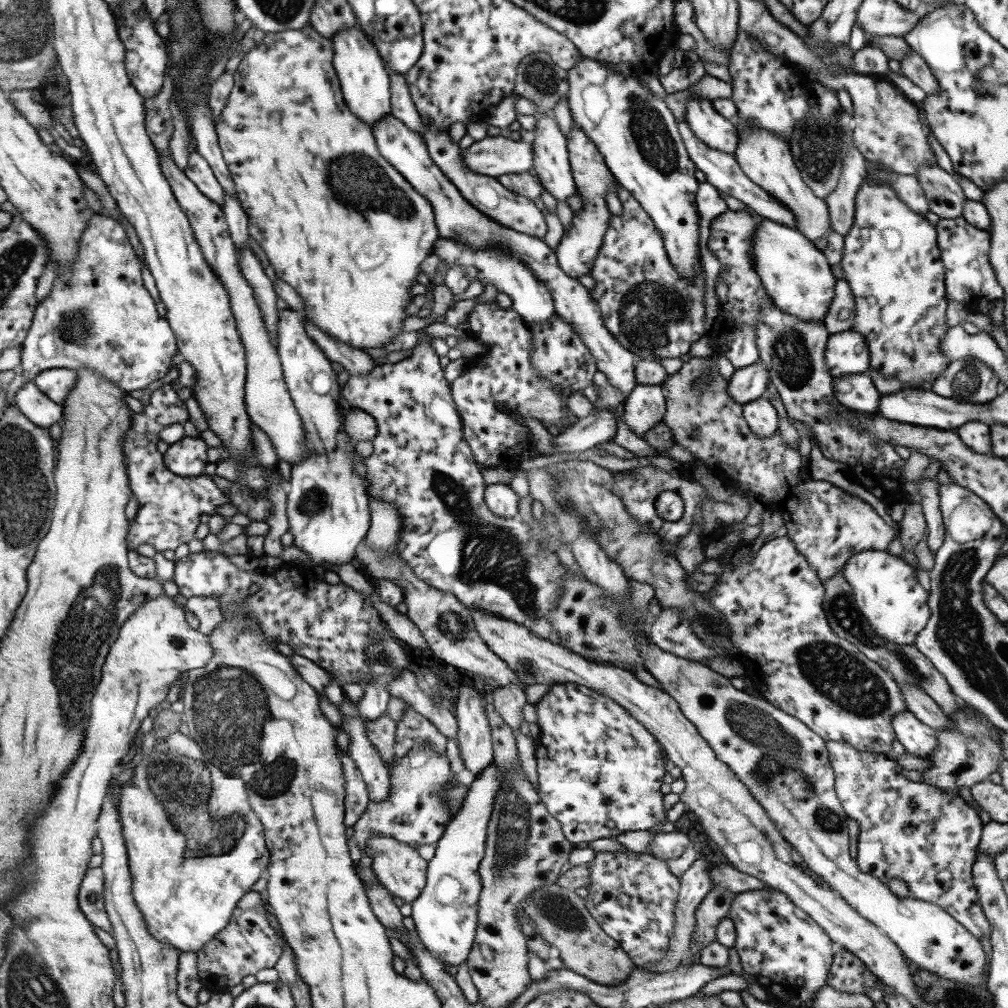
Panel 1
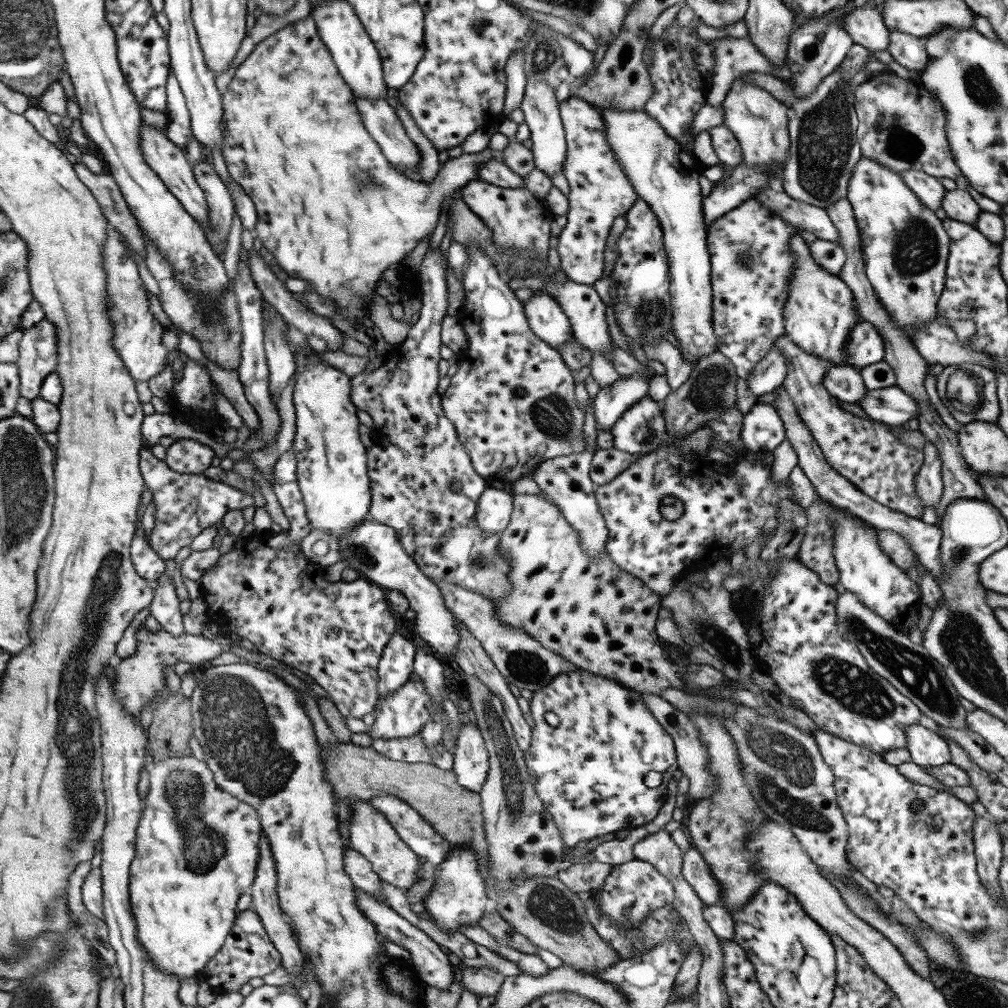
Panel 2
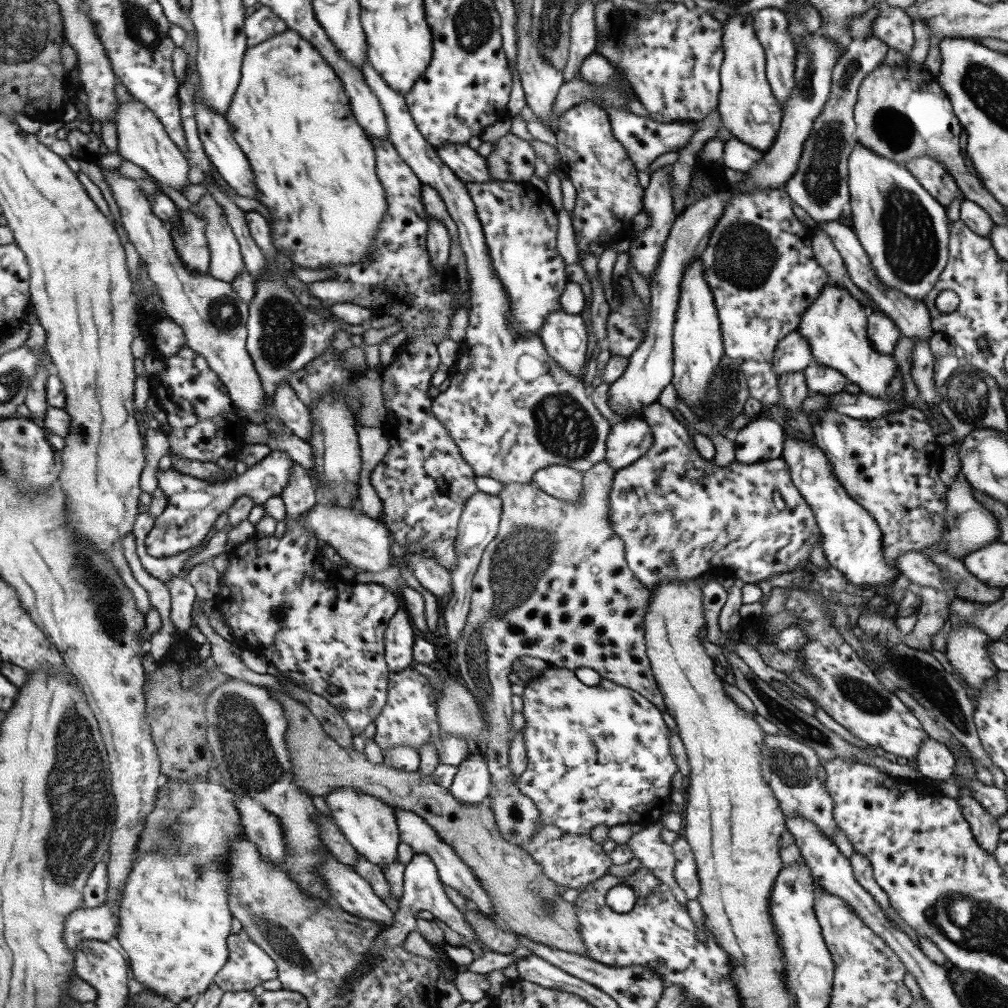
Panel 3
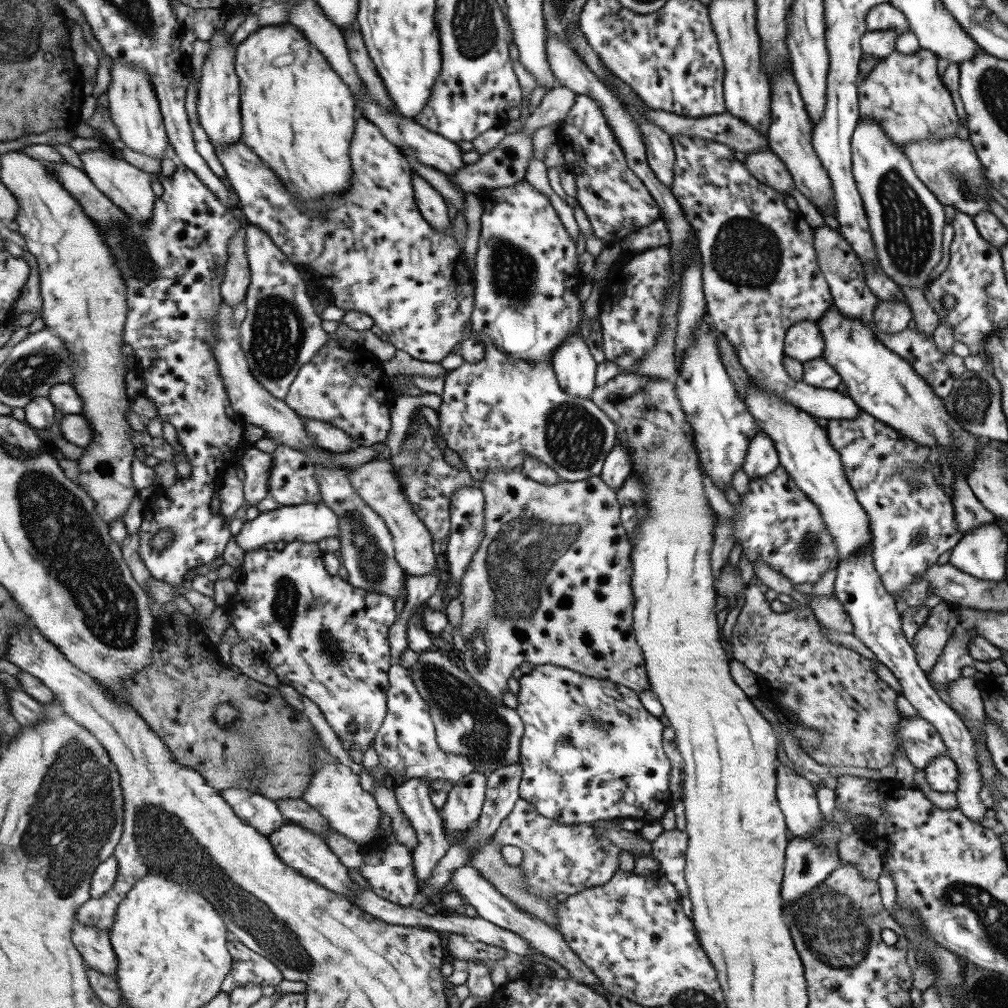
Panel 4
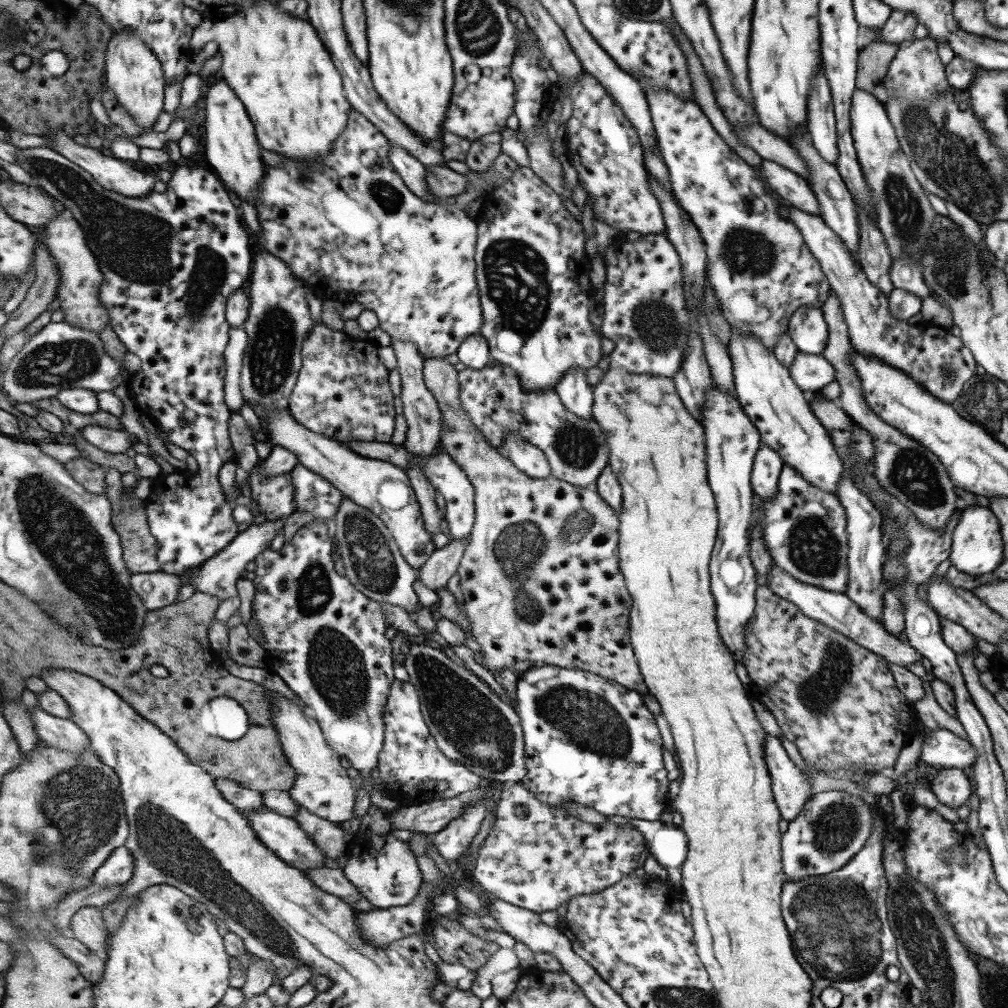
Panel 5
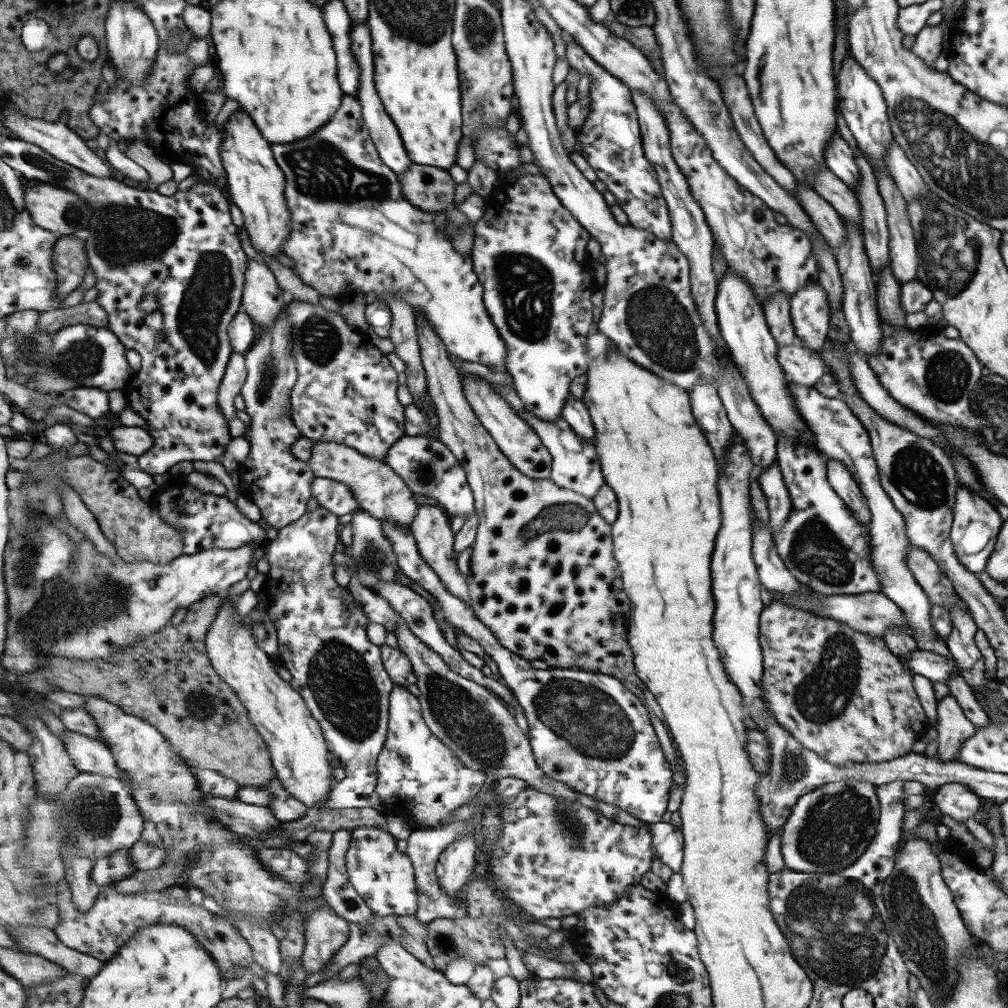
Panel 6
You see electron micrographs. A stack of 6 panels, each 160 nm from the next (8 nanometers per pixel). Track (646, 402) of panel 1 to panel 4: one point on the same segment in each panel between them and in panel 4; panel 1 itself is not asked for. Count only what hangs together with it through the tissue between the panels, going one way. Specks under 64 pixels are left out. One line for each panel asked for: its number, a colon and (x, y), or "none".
2: (639, 430)
3: (627, 441)
4: (616, 467)

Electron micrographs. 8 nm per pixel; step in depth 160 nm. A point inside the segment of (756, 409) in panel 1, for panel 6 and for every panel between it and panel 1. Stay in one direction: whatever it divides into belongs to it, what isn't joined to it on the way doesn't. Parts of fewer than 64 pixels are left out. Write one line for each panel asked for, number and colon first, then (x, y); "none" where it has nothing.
2: (762, 430)
3: (761, 440)
4: (761, 459)
5: (767, 465)
6: (770, 481)

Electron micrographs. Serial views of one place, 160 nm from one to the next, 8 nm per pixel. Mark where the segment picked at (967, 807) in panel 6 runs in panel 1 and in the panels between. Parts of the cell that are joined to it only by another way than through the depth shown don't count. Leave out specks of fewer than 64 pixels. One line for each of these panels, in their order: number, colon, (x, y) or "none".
1: (917, 738)
2: (926, 748)
3: (934, 761)
4: (941, 774)
5: (951, 787)

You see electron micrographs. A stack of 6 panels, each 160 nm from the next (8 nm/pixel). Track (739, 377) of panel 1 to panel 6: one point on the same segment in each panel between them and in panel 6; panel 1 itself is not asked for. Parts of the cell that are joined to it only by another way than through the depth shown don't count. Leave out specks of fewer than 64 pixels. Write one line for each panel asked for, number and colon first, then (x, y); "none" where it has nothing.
2: (767, 374)
3: (791, 354)
4: (802, 341)
5: (807, 330)
6: (809, 314)

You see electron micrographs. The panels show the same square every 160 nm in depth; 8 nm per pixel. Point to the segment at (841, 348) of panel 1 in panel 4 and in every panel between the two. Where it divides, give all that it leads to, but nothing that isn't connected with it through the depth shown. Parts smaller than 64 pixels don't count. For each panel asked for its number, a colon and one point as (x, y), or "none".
2: (864, 346)
3: (882, 333)
4: (891, 317)

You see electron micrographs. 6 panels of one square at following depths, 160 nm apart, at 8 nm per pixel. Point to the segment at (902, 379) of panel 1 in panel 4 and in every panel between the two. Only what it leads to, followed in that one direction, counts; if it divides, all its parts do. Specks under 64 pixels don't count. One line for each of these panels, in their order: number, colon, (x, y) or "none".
2: (904, 247)
3: (903, 230)
4: (905, 220)

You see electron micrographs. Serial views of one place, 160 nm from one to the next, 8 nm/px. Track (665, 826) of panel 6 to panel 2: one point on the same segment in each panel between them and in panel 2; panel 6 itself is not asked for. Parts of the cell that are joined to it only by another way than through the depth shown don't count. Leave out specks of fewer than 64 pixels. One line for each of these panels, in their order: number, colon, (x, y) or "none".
2: (695, 871)
3: (684, 872)
4: (669, 847)
5: (667, 844)

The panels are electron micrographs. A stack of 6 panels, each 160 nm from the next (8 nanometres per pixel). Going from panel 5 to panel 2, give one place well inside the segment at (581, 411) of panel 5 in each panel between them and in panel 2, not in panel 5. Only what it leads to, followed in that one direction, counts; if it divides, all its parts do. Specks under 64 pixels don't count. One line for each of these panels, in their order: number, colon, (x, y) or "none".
2: (544, 317)
3: (563, 336)
4: (572, 364)

